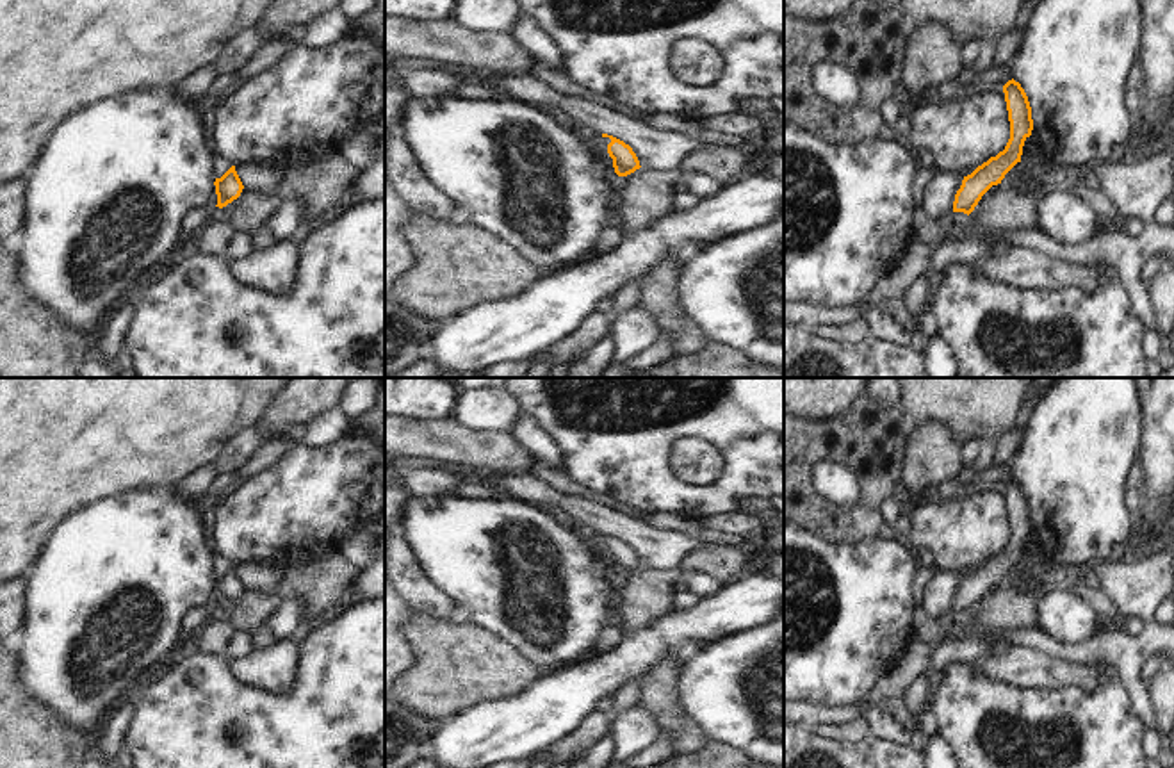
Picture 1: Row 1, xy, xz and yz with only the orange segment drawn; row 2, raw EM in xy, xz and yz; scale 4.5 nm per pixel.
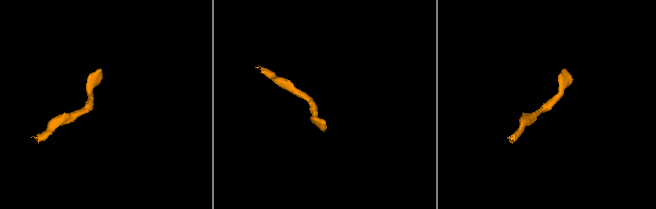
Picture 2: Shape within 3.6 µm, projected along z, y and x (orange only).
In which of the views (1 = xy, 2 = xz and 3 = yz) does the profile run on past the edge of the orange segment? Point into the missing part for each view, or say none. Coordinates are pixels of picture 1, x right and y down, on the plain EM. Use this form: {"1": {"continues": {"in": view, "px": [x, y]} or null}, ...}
{"1": {"continues": null}, "2": {"continues": null}, "3": {"continues": null}}

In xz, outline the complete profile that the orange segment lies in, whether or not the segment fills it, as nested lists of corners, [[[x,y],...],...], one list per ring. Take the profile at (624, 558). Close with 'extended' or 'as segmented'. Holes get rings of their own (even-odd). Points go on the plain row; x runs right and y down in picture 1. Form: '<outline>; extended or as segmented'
[[[602,533],[602,536],[611,538],[607,543],[607,552],[613,558],[613,567],[618,576],[627,576],[641,567],[636,552],[629,543],[607,533]]]; as segmented

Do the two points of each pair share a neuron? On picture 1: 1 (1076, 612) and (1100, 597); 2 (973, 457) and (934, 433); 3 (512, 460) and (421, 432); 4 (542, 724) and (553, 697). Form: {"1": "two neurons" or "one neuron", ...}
{"1": "two neurons", "2": "two neurons", "3": "one neuron", "4": "one neuron"}

